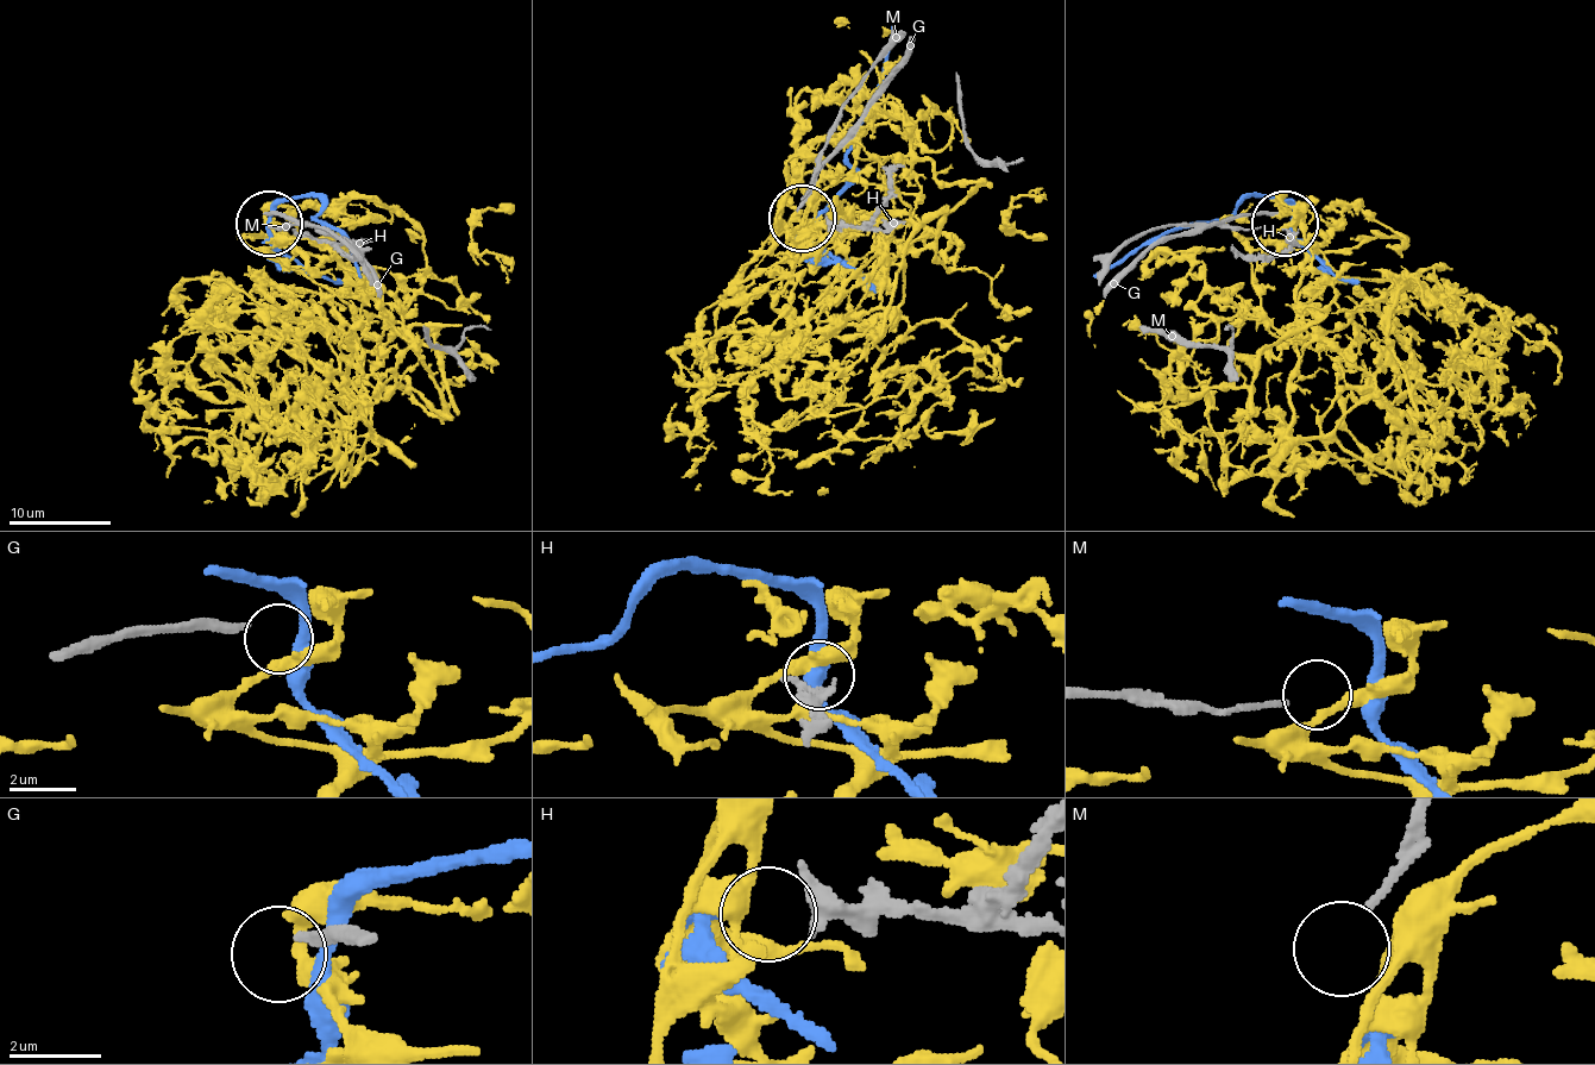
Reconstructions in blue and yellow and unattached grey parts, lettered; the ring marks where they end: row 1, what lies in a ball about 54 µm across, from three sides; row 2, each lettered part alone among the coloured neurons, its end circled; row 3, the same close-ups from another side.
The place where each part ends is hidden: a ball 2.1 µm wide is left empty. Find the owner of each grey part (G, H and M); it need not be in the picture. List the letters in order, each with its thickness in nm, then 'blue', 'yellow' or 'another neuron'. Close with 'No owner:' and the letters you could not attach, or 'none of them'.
G: calibre 240 nm; another neuron
H: calibre 400 nm; blue
M: calibre 160 nm; another neuron
No owner: G, M

